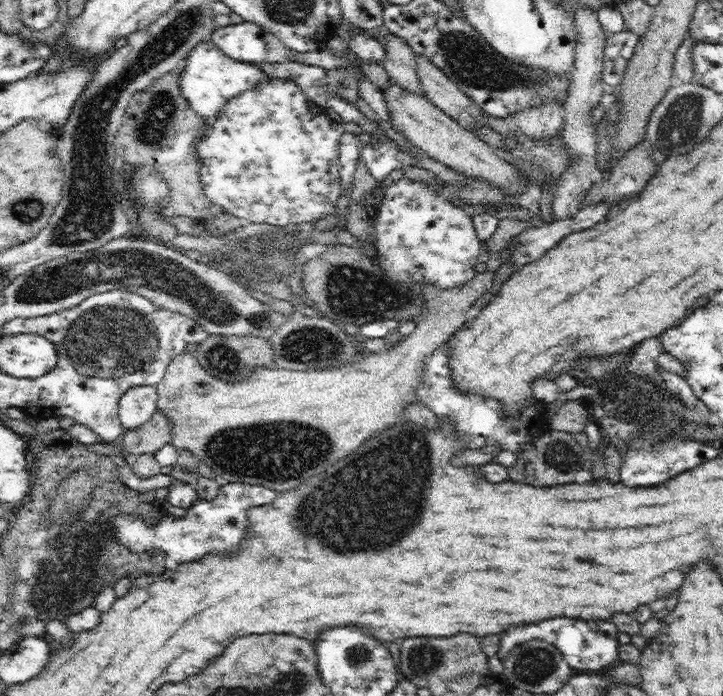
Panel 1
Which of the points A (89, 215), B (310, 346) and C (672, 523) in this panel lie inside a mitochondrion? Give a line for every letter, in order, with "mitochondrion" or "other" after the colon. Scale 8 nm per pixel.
A: mitochondrion
B: mitochondrion
C: other

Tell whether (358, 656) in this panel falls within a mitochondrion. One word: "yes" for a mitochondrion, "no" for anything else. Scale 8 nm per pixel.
yes

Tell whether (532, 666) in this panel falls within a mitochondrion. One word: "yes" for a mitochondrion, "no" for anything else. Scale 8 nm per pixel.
yes

